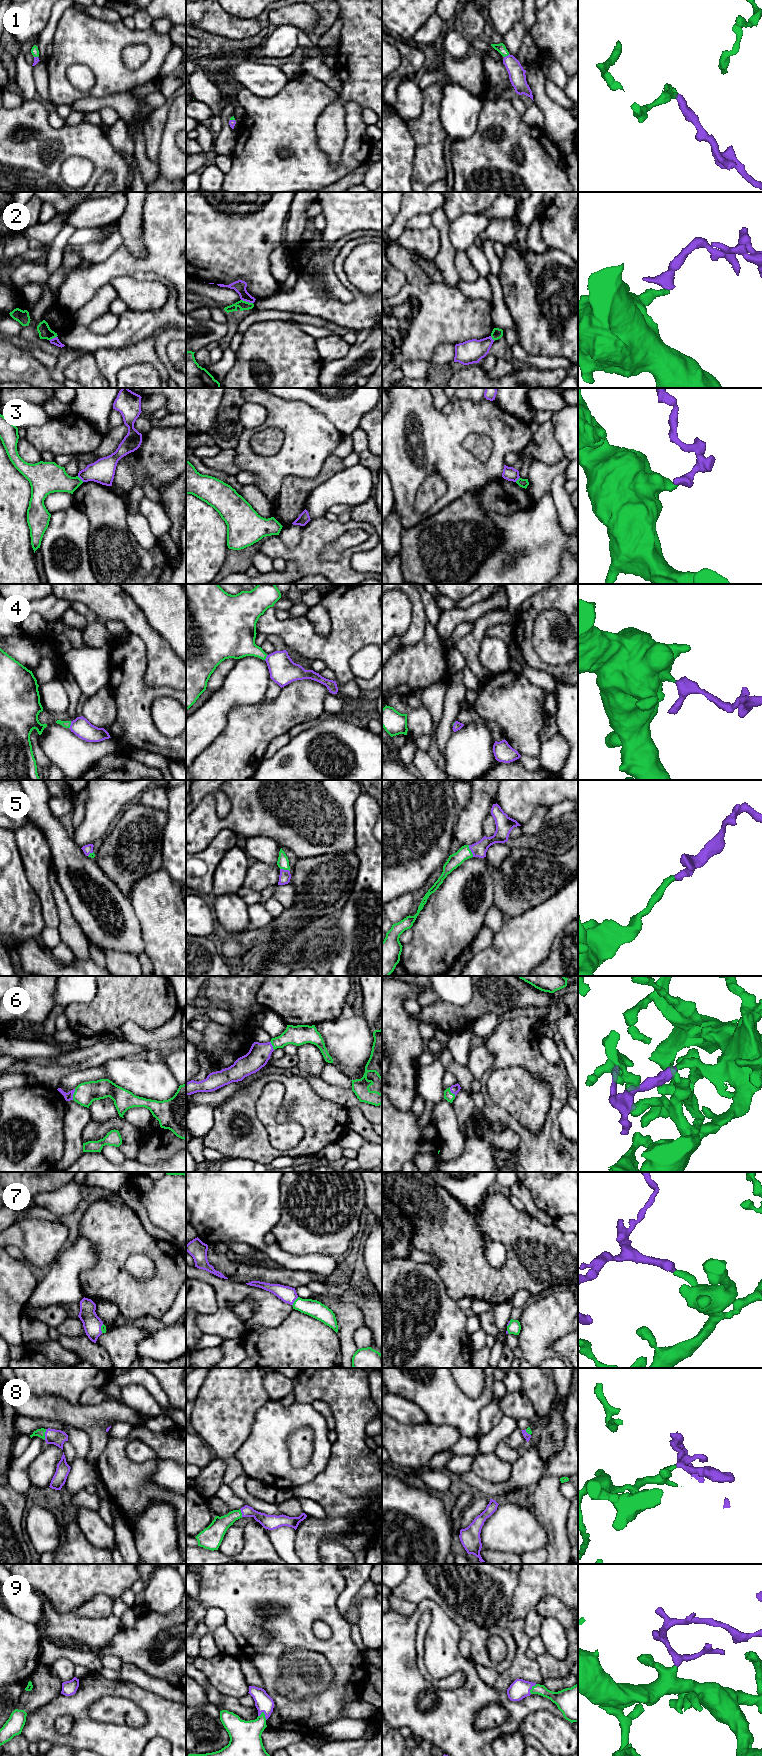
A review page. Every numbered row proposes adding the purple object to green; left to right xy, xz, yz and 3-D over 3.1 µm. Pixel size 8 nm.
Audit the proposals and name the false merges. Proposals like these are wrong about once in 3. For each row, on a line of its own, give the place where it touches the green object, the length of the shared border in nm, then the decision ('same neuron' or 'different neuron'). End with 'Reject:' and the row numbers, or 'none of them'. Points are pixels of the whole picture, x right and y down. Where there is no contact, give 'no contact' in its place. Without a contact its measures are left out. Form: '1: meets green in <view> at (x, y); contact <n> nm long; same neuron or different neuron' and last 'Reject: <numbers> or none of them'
1: meets green in yz at (506, 55); contact 50 nm long; same neuron
2: meets green in xz at (247, 302); contact 100 nm long; different neuron
3: meets green in xy at (79, 478); contact 70 nm long; different neuron
4: meets green in xy at (70, 724); contact 70 nm long; same neuron
5: meets green in yz at (470, 851); contact 100 nm long; same neuron
6: meets green in yz at (450, 1092); contact 90 nm long; same neuron
7: meets green in xz at (294, 1301); contact 90 nm long; same neuron
8: meets green in xy at (44, 1434); contact 90 nm long; same neuron
9: meets green in xz at (264, 1715); contact 80 nm long; same neuron
Reject: 2, 3

